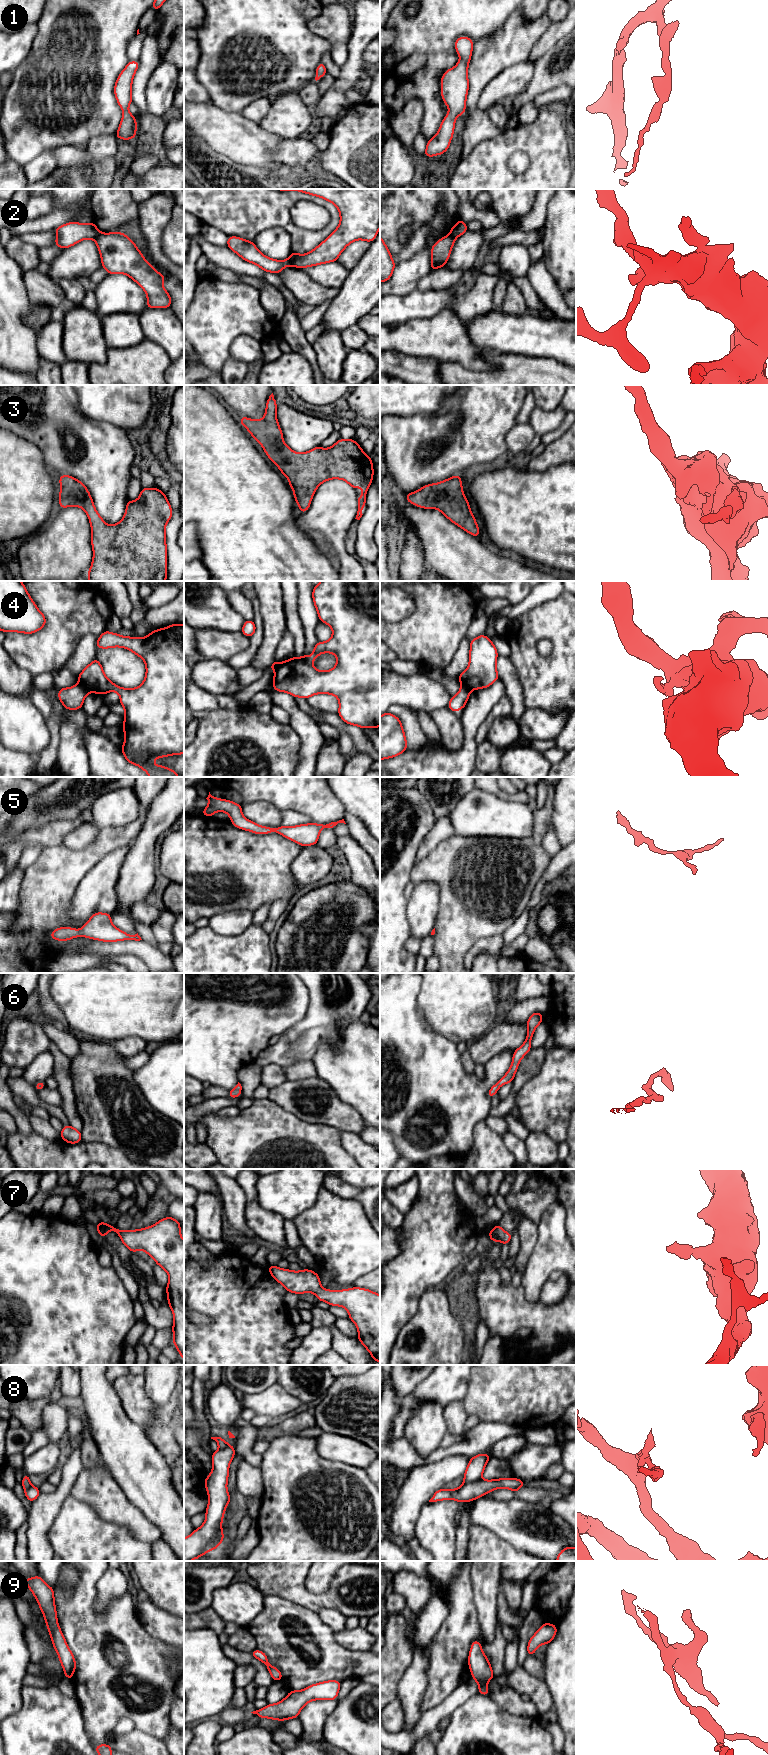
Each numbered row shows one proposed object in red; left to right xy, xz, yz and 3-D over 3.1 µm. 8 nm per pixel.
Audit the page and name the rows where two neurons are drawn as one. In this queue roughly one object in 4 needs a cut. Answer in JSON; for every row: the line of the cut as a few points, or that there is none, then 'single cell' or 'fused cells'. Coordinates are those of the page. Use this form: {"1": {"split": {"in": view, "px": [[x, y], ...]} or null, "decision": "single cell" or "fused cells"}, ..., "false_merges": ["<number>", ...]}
{"1": {"split": null, "decision": "single cell"}, "2": {"split": {"in": "xy", "px": [[100, 233], [93, 238]]}, "decision": "fused cells"}, "3": {"split": null, "decision": "single cell"}, "4": {"split": {"in": "xy", "px": [[79, 682], [88, 691]]}, "decision": "fused cells"}, "5": {"split": null, "decision": "single cell"}, "6": {"split": null, "decision": "single cell"}, "7": {"split": null, "decision": "single cell"}, "8": {"split": {"in": "yz", "px": [[480, 1478], [469, 1481], [455, 1489]]}, "decision": "fused cells"}, "9": {"split": null, "decision": "single cell"}, "false_merges": ["2", "4", "8"]}

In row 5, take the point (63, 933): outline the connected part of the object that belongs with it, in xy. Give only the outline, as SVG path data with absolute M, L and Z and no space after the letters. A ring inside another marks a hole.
M97 912L80 929L71 927L60 927L50 933L50 937L58 941L68 941L80 935L89 939L95 939L104 942L116 942L122 940L142 940L137 934L129 935L116 928L111 922L112 914Z

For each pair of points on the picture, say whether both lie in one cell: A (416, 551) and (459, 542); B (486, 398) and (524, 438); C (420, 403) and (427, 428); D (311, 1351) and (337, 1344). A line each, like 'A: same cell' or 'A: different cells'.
A: different cells
B: different cells
C: different cells
D: different cells

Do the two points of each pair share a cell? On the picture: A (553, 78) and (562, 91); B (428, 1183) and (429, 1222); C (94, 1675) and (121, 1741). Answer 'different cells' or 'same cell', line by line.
A: different cells
B: same cell
C: different cells

